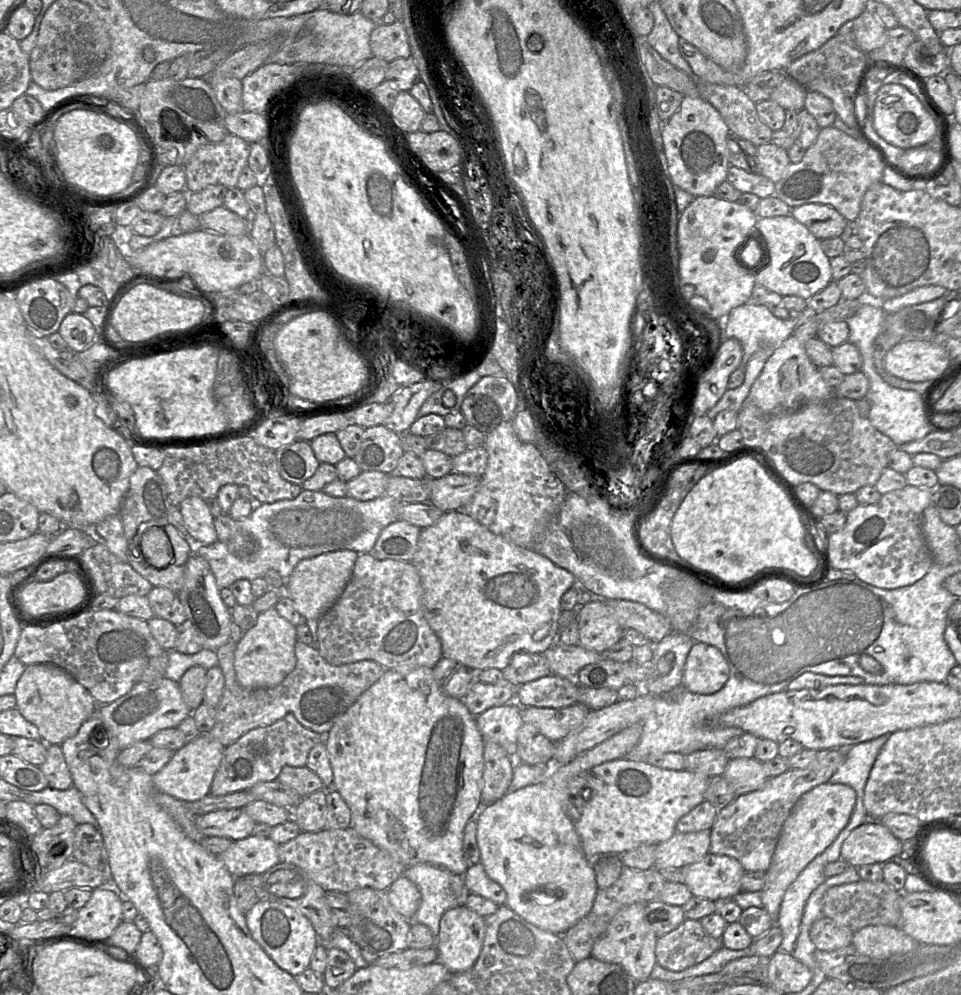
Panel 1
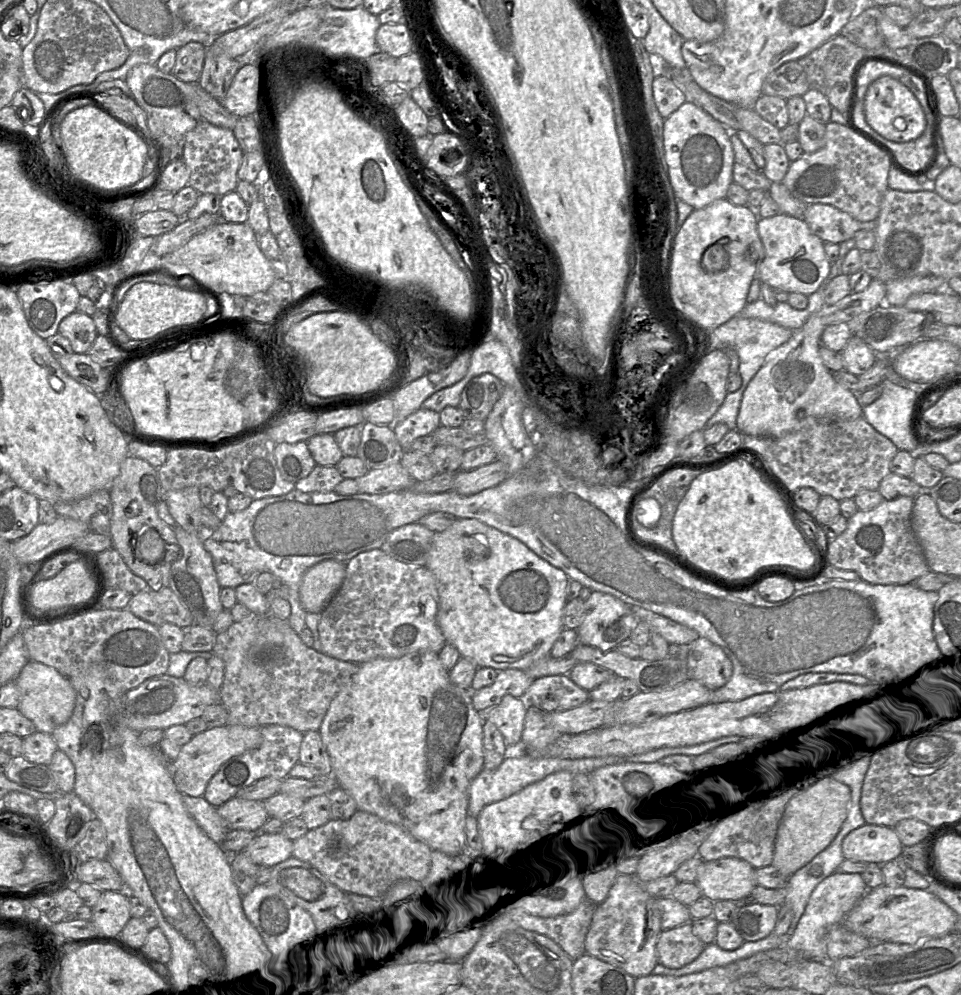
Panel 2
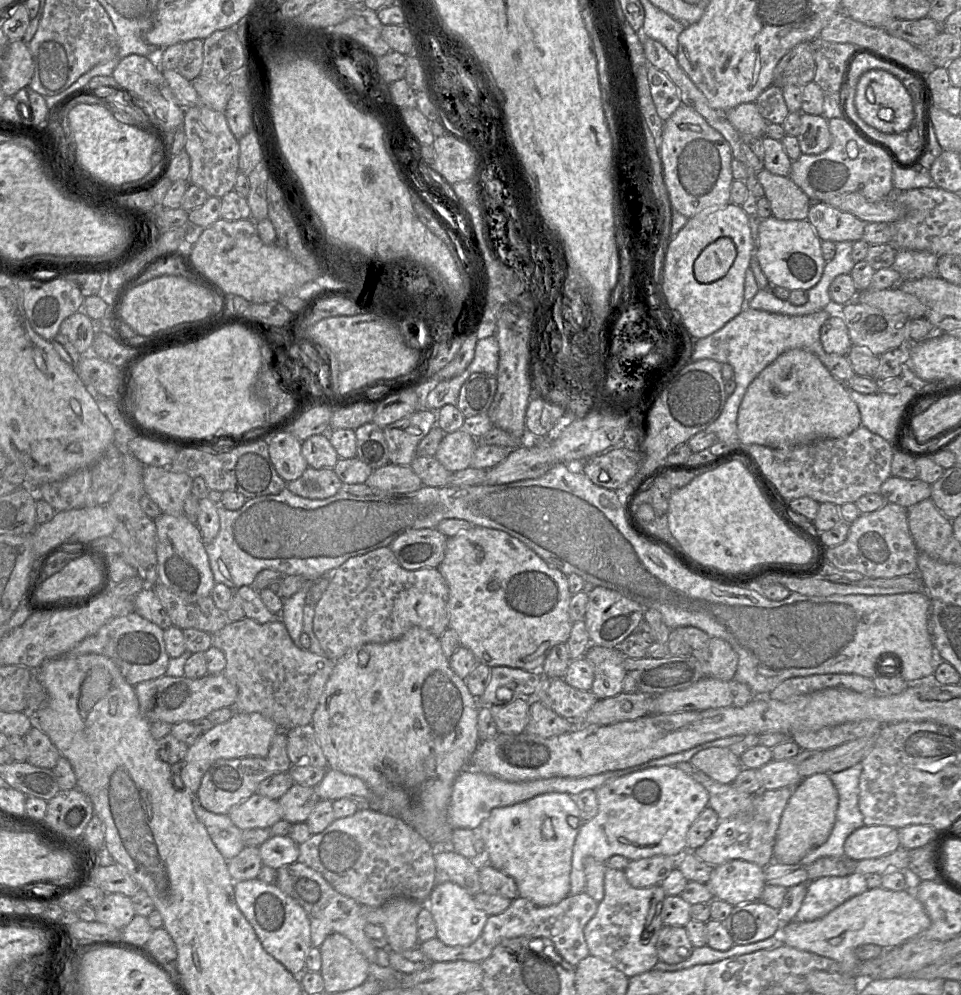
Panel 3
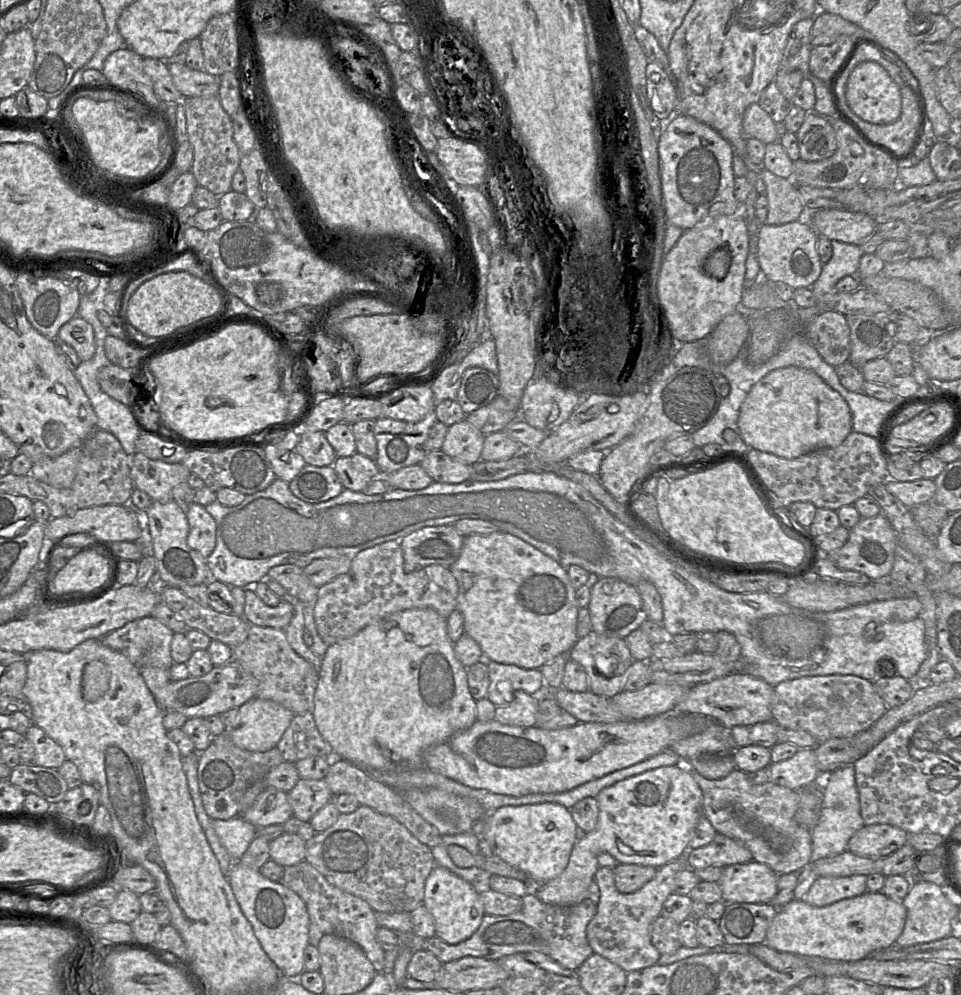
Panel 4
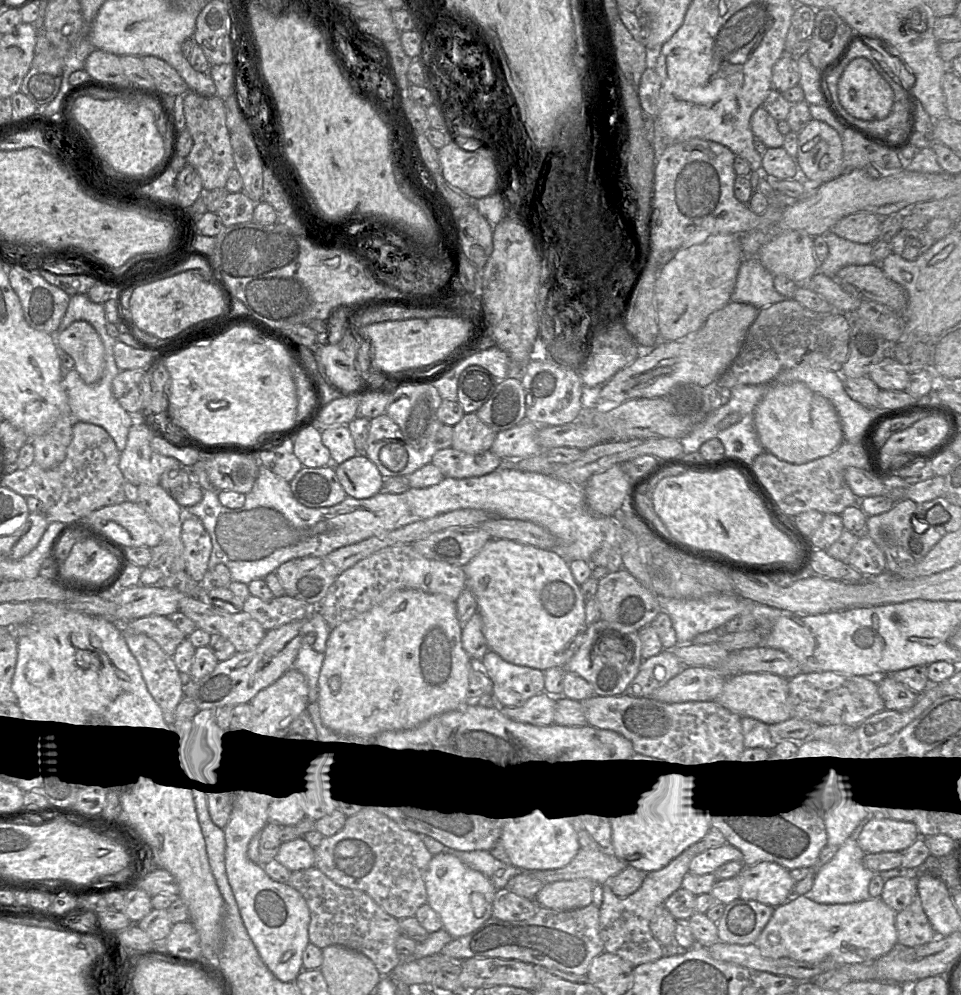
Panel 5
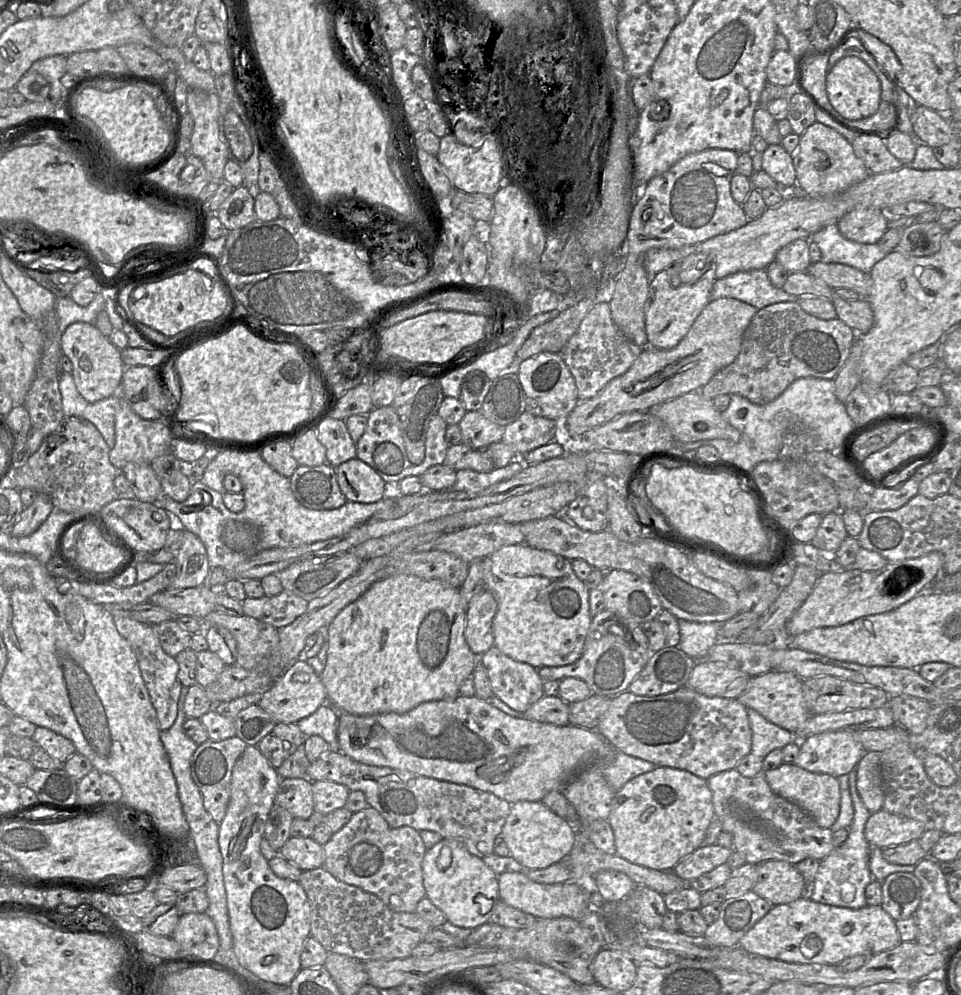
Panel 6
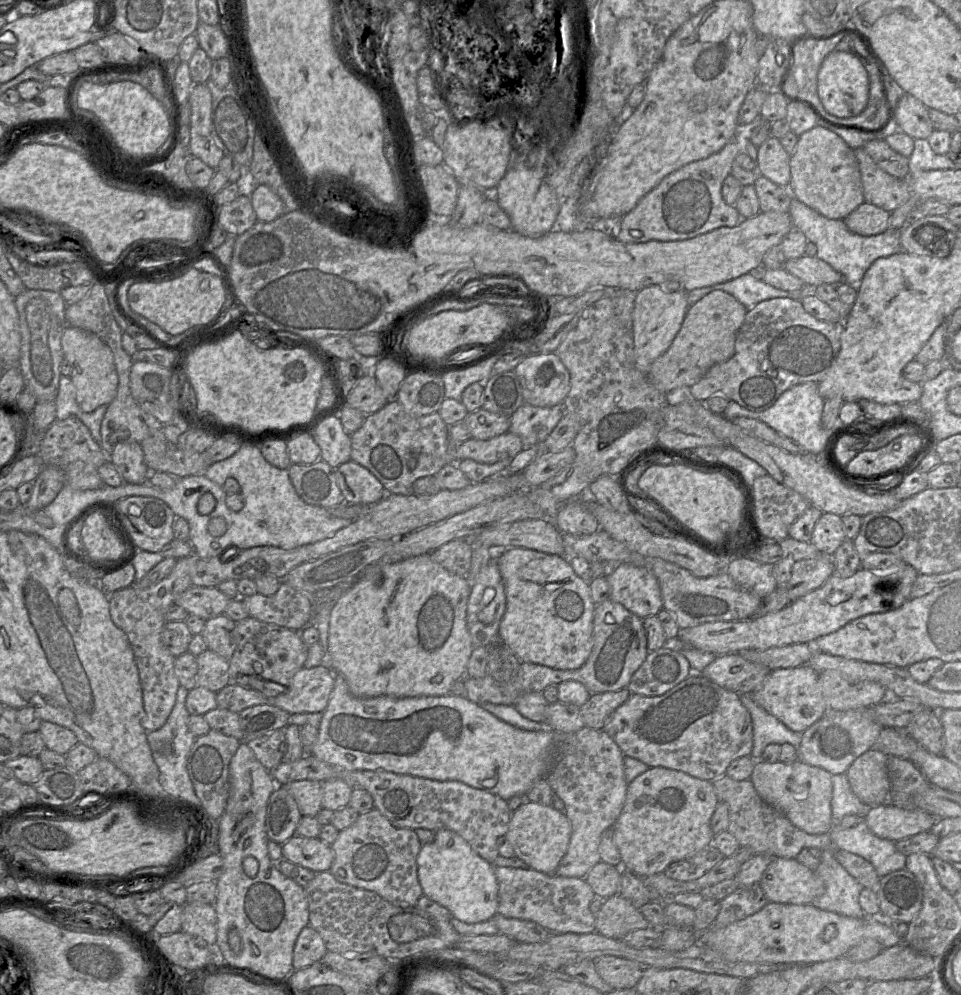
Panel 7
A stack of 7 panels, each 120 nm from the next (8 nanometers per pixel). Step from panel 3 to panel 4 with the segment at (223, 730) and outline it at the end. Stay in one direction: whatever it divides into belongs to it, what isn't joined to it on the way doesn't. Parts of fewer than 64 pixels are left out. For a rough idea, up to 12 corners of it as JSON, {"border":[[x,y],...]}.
{"border":[[253,698],[229,734],[242,749],[277,746],[293,718],[279,703]]}

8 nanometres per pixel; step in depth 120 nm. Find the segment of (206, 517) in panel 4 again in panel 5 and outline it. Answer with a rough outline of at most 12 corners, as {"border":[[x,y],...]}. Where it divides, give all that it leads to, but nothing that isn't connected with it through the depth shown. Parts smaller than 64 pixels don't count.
{"border":[[185,516],[185,572],[200,583],[211,537],[199,518]]}

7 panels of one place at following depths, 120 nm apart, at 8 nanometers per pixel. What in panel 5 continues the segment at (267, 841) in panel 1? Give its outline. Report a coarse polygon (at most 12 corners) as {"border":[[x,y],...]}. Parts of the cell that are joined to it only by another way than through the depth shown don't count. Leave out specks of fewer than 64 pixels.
{"border":[[303,836],[284,841],[275,858],[290,872],[314,867]]}

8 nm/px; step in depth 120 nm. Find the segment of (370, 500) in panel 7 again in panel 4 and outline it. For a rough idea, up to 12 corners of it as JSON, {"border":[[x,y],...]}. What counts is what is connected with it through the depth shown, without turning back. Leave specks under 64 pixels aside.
{"border":[[358,452],[332,466],[344,489],[362,492],[381,475],[375,460]]}

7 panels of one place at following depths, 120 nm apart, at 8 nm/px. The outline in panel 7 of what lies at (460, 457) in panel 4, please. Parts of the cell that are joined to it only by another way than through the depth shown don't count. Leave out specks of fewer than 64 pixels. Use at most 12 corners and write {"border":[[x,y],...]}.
{"border":[[483,408],[464,420],[476,440],[509,431],[510,418]]}

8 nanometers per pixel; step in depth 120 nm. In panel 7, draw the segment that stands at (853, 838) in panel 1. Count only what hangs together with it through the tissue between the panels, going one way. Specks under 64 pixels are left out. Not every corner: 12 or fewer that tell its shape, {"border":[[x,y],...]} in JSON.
{"border":[[883,804],[864,820],[874,835],[897,842],[930,831],[923,810]]}

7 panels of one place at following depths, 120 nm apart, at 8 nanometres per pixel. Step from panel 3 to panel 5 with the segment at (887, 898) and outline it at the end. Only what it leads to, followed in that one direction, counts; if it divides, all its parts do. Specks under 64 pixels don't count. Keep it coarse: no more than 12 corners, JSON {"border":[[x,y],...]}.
{"border":[[792,896],[754,944],[768,958],[870,963],[897,944],[881,898]]}

